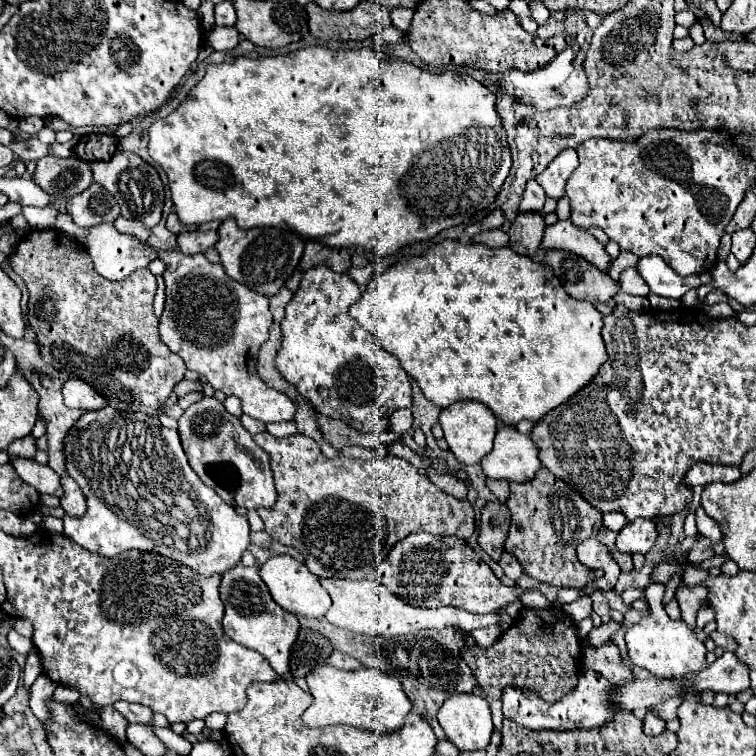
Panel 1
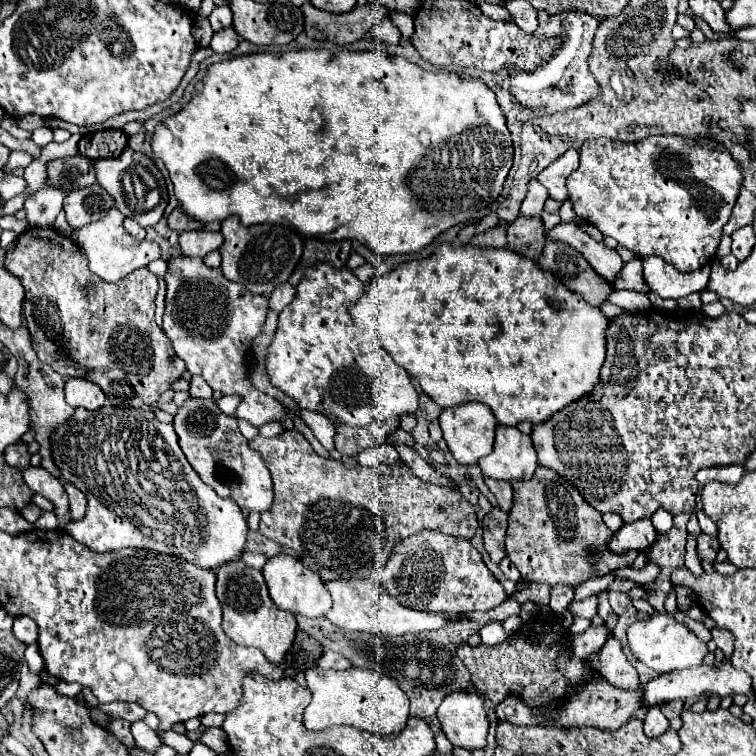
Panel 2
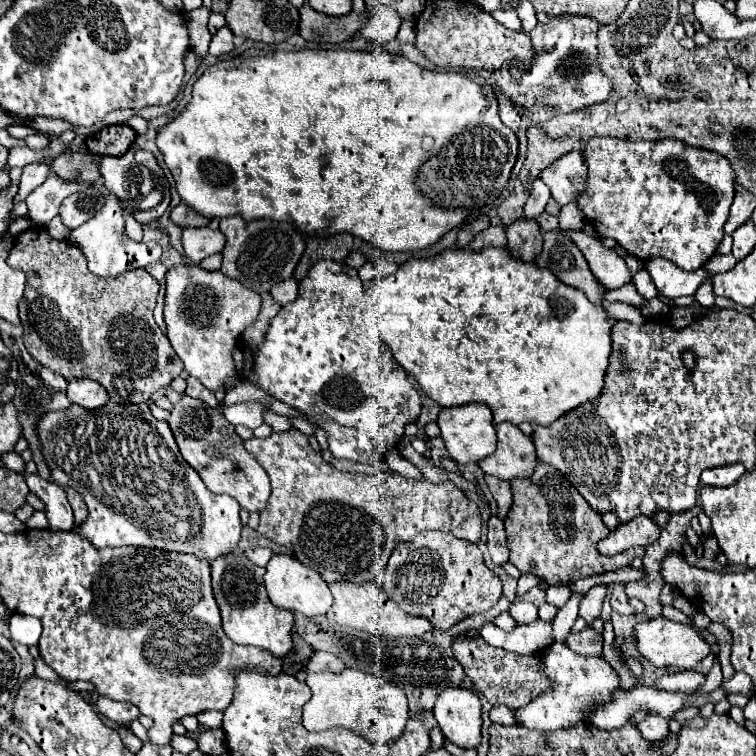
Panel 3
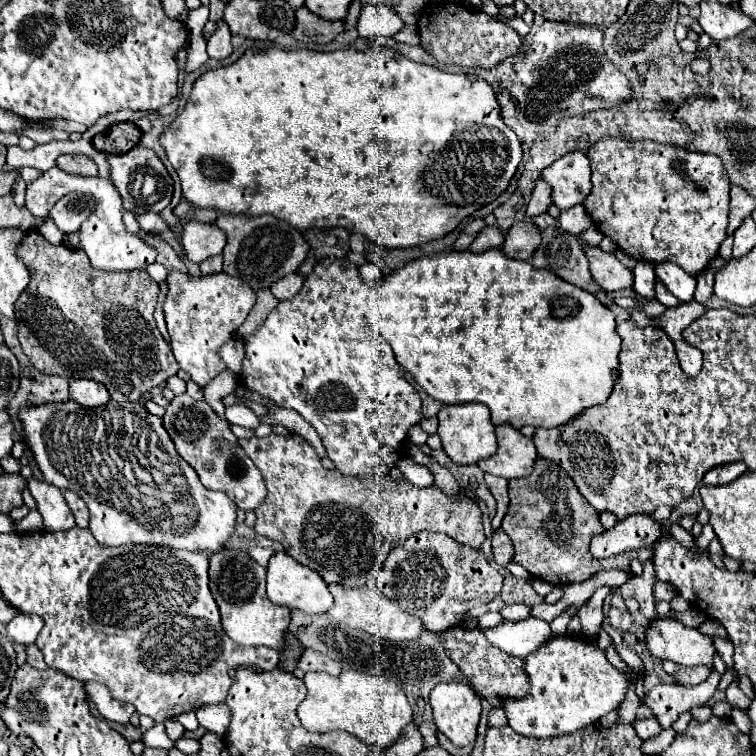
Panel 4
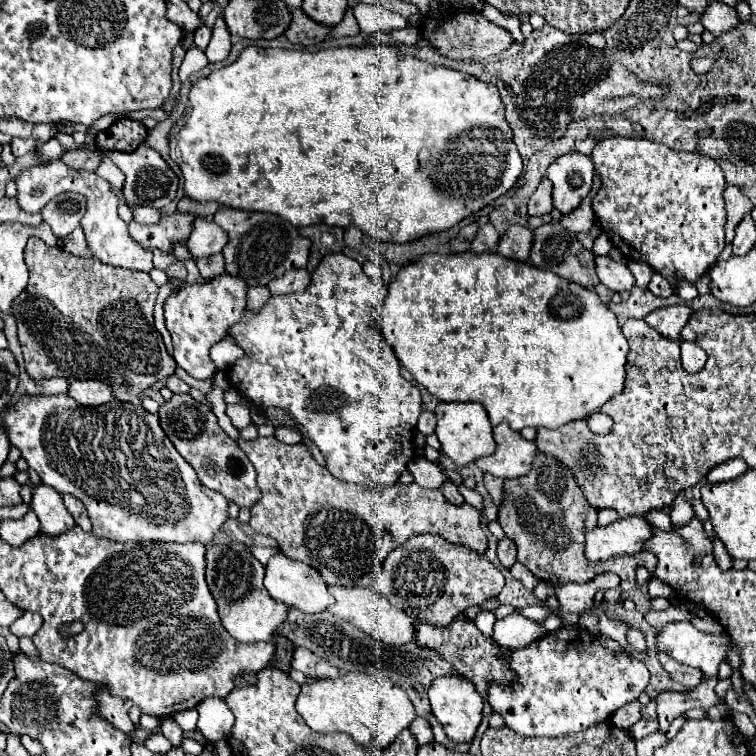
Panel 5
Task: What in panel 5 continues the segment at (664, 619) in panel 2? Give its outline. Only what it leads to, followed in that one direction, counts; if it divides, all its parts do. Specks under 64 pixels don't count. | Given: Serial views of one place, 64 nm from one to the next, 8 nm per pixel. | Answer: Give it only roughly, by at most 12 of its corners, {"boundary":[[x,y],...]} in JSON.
{"boundary":[[670,622],[656,648],[680,664],[718,674],[728,634],[704,634],[690,622]]}

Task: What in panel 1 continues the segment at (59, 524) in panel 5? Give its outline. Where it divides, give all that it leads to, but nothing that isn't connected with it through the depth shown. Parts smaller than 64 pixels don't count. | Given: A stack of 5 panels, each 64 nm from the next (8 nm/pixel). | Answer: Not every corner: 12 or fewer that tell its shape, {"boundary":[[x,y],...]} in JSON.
{"boundary":[[10,458],[18,476],[40,494],[62,498],[60,476],[34,458]]}

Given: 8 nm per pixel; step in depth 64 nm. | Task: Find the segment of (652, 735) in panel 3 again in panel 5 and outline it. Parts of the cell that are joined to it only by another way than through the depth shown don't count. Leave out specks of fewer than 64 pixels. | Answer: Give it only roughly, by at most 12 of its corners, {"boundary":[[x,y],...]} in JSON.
{"boundary":[[638,720],[630,728],[636,740],[658,730],[658,720]]}

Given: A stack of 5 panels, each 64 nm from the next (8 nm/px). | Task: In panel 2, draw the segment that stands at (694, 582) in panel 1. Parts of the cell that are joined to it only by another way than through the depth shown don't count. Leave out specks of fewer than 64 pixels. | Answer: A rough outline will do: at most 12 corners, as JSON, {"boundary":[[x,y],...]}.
{"boundary":[[688,536],[686,568],[702,576],[704,568],[696,556],[696,536]]}

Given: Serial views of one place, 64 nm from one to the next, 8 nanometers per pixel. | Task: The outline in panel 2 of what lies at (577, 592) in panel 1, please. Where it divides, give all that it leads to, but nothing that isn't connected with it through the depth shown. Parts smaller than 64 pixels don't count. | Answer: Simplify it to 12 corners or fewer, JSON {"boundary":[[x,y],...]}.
{"boundary":[[554,586],[550,608],[562,614],[572,600],[574,588]]}

